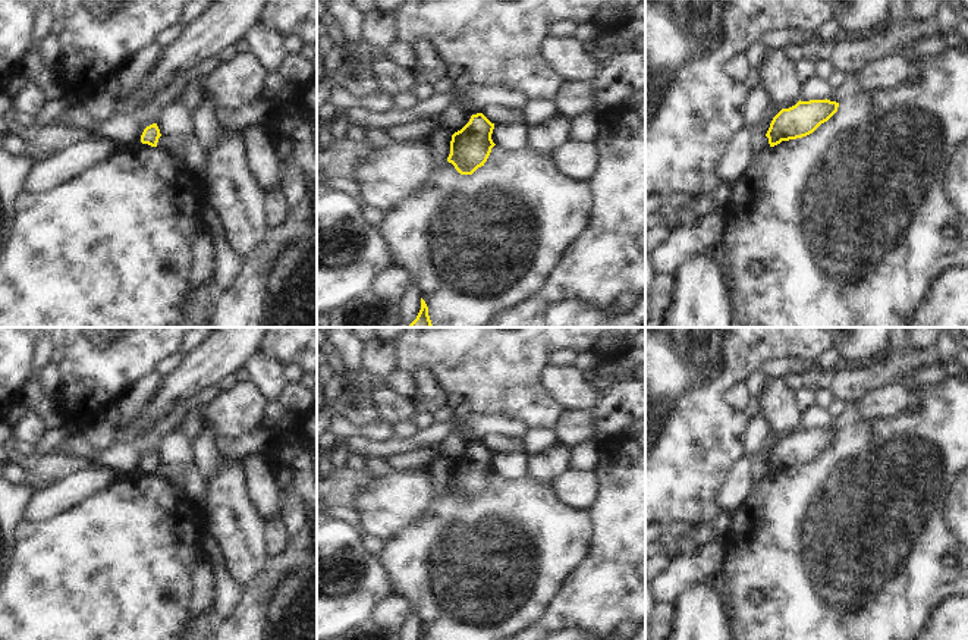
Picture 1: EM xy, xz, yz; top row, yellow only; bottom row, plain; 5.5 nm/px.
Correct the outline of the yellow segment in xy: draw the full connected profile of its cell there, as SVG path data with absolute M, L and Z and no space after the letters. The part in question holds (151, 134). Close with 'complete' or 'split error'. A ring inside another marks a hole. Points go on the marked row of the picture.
M157 123L147 126L141 135L141 142L151 147L157 147L158 138L161 137Z; complete

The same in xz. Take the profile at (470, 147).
M483 113L472 114L469 122L452 135L447 161L461 175L472 175L484 166L491 148L496 145L491 139L493 129L494 123Z; complete

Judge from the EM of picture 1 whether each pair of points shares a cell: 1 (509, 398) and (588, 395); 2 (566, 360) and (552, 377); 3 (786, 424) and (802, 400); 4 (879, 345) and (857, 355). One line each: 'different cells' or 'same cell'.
1: different cells
2: different cells
3: different cells
4: same cell

